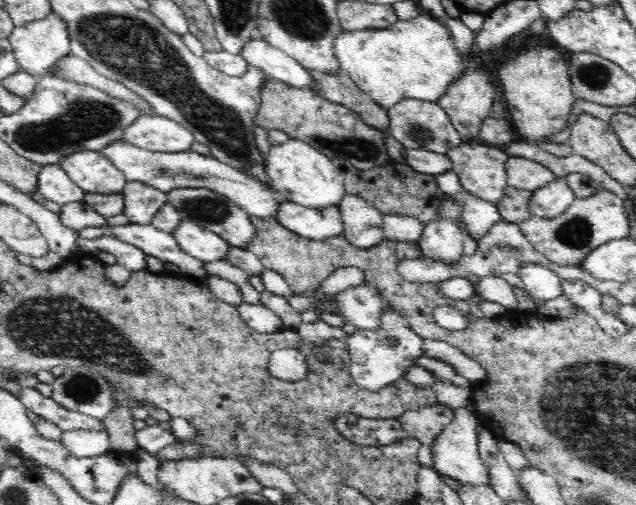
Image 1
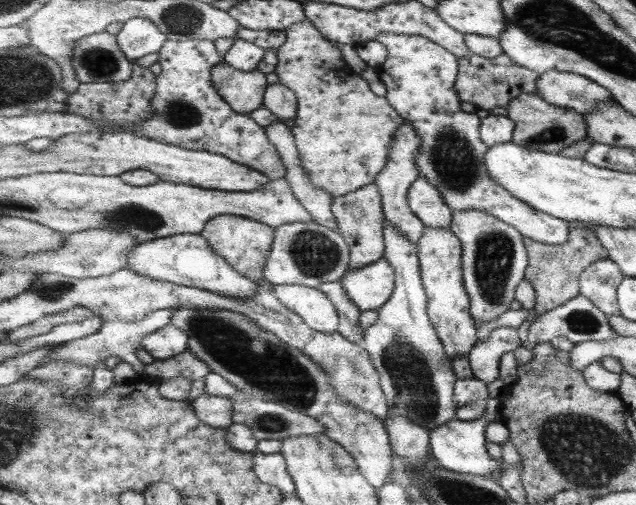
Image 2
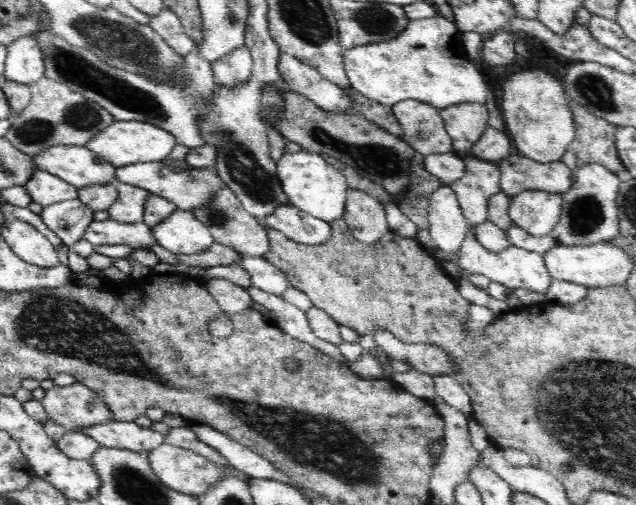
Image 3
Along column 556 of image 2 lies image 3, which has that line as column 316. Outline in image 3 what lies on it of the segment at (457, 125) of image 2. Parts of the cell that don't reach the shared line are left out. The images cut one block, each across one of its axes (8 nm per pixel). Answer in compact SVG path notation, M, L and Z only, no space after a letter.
M278 205L272 214L262 218L263 225L276 229L286 237L307 245L324 244L333 235L334 223L316 218L294 205Z

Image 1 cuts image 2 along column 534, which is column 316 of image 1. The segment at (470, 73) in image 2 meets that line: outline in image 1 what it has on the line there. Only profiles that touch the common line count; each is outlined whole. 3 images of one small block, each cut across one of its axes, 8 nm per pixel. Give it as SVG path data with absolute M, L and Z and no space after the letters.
M338 66L336 72L308 70L312 79L309 84L322 98L353 110L364 124L376 129L388 129L389 116L379 104L363 93L352 78Z

